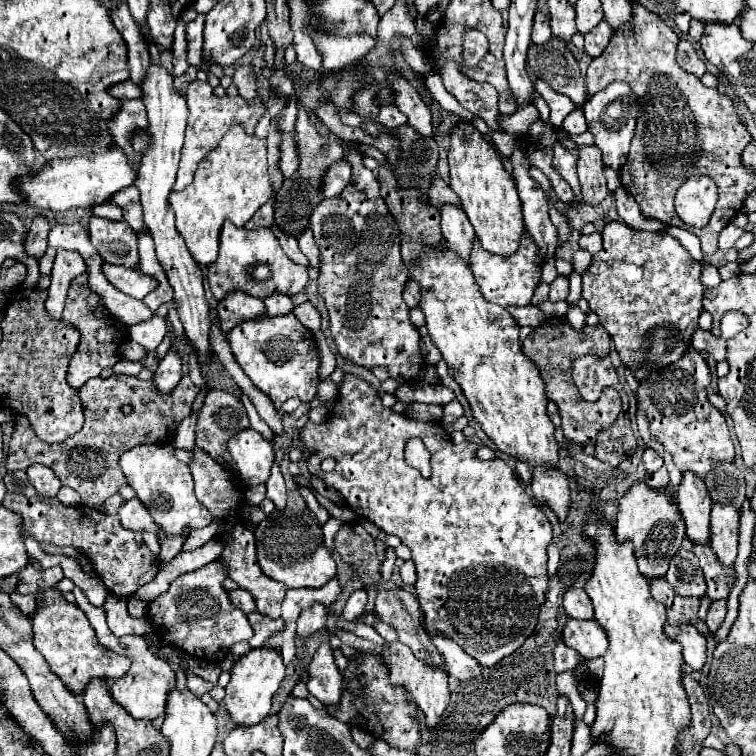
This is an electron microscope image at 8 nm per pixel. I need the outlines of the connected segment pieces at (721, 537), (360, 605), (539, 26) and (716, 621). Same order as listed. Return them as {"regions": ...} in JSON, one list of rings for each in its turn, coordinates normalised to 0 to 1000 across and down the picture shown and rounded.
{"regions":[[[[944,668],[939,681],[939,724],[955,747],[968,750],[976,726],[979,681],[971,668]]],[[[474,779],[474,782],[468,782],[463,787],[463,792],[460,792],[460,798],[458,798],[458,803],[455,803],[455,808],[452,808],[450,816],[455,821],[468,821],[481,808],[484,808],[484,782],[481,779]]],[[[709,17],[709,22],[706,22],[706,38],[704,38],[704,57],[706,60],[717,60],[728,49],[730,49],[730,44],[728,44],[725,22],[720,17]]],[[[952,792],[952,795],[939,798],[937,816],[934,816],[934,827],[937,827],[937,832],[944,837],[944,835],[955,827],[958,816],[960,816],[960,792]]]]}

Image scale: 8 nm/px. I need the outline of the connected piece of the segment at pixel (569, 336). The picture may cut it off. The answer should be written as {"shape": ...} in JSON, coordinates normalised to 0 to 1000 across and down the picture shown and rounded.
{"shape":[[[728,419],[714,433],[706,435],[701,446],[690,454],[690,467],[704,475],[706,483],[712,483],[712,491],[722,507],[722,525],[733,530],[741,541],[743,552],[743,573],[749,581],[759,583],[762,589],[786,589],[794,570],[804,567],[817,546],[823,544],[823,530],[815,515],[804,512],[799,515],[796,528],[778,533],[767,525],[759,504],[757,504],[757,478],[770,470],[786,470],[786,472],[802,472],[807,467],[807,446],[794,430],[778,430],[770,438],[757,435],[749,419]]]}

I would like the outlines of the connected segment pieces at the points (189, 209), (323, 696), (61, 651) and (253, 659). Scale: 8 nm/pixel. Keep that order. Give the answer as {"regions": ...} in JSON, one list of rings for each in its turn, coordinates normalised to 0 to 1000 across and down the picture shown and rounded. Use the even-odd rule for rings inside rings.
{"regions":[[[[307,168],[288,189],[283,200],[278,200],[257,229],[254,245],[249,245],[238,255],[225,255],[222,269],[233,284],[233,303],[243,313],[249,332],[265,353],[278,351],[288,340],[288,308],[294,303],[296,290],[312,295],[312,300],[323,300],[323,295],[360,261],[360,245],[354,239],[354,216],[352,216],[352,187],[339,179],[325,179],[320,168]]],[[[434,851],[423,853],[407,882],[407,890],[410,896],[405,906],[410,919],[423,925],[429,938],[434,938],[437,933],[447,933],[452,917],[452,893],[442,877],[442,866]]],[[[61,779],[50,795],[48,813],[42,816],[45,853],[63,874],[69,890],[74,890],[98,919],[108,919],[119,898],[156,898],[172,885],[172,874],[164,866],[151,866],[127,845],[127,837],[106,803],[87,798],[77,779]]],[[[333,858],[328,866],[323,866],[315,877],[307,882],[307,896],[304,903],[299,906],[299,922],[296,922],[296,935],[315,962],[331,962],[344,954],[357,943],[360,938],[360,922],[370,911],[370,903],[376,898],[376,877],[373,866],[365,861],[352,861],[352,858]]]]}

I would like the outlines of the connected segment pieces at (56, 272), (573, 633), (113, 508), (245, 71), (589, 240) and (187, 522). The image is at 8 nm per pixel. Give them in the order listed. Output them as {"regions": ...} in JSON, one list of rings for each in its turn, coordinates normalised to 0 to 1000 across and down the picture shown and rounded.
{"regions":[[[[79,329],[69,353],[69,374],[63,380],[63,396],[61,396],[61,414],[69,422],[79,422],[85,401],[87,401],[87,388],[90,388],[90,377],[95,374],[95,369],[101,369],[106,361],[114,358],[114,348],[106,340],[106,335],[101,332],[87,332]]],[[[751,819],[749,829],[743,835],[743,845],[751,856],[765,861],[770,866],[770,872],[775,872],[775,874],[796,869],[804,858],[802,837],[794,827],[788,827],[788,821]]],[[[152,653],[143,659],[135,668],[134,676],[142,681],[153,681],[159,673],[159,668],[164,665],[164,660],[157,655]]],[[[315,86],[310,91],[310,110],[317,120],[317,128],[336,131],[339,128],[339,97],[333,86]]],[[[794,308],[767,311],[767,316],[765,316],[765,327],[786,337],[786,335],[791,335],[791,332],[796,329],[796,311],[794,311]]],[[[183,589],[177,594],[169,594],[159,604],[159,620],[164,623],[169,642],[180,649],[180,657],[190,665],[206,694],[212,694],[214,700],[209,705],[209,739],[214,745],[228,742],[241,729],[241,721],[246,716],[243,697],[259,700],[280,692],[280,681],[275,679],[275,673],[257,657],[257,636],[249,615],[230,604],[228,589]]]]}

